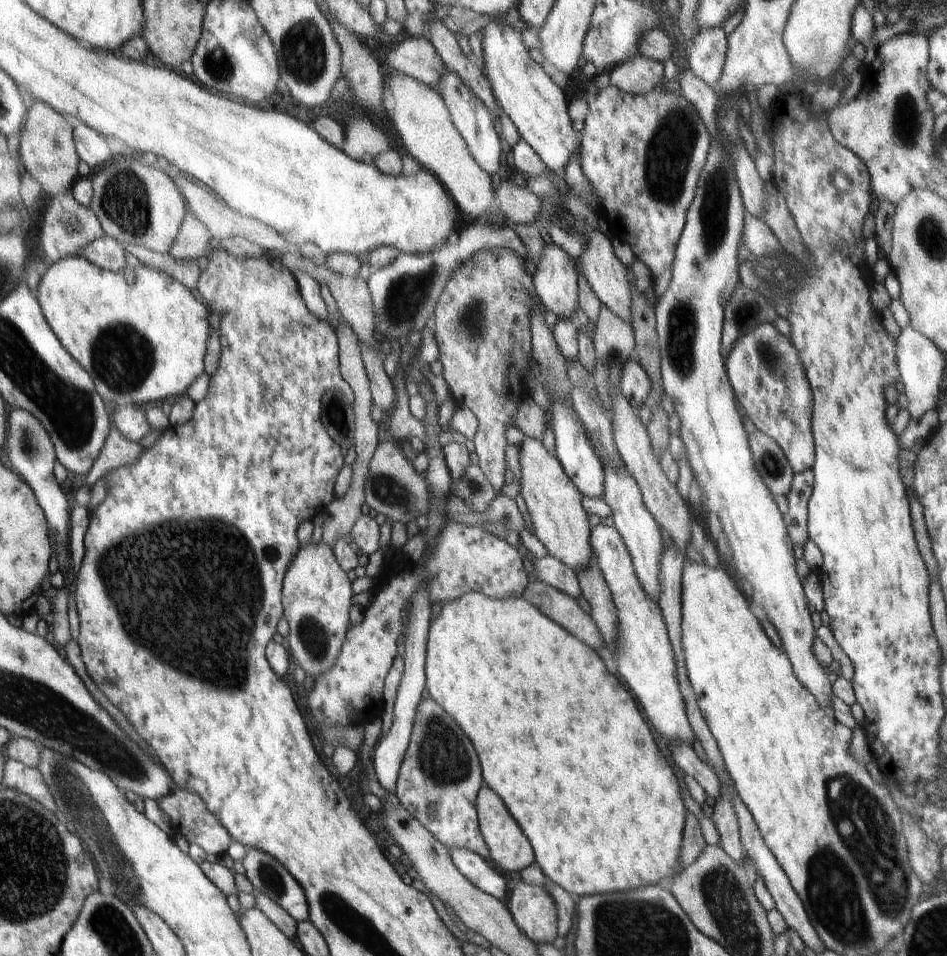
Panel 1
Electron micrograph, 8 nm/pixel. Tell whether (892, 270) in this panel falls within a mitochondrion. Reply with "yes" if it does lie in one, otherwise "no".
no

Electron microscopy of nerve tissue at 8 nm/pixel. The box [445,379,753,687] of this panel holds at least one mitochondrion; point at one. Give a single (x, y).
(473, 487)

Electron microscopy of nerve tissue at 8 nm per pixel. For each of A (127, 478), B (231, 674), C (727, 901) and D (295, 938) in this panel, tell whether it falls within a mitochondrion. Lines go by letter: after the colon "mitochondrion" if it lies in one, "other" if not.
A: other
B: mitochondrion
C: mitochondrion
D: other

